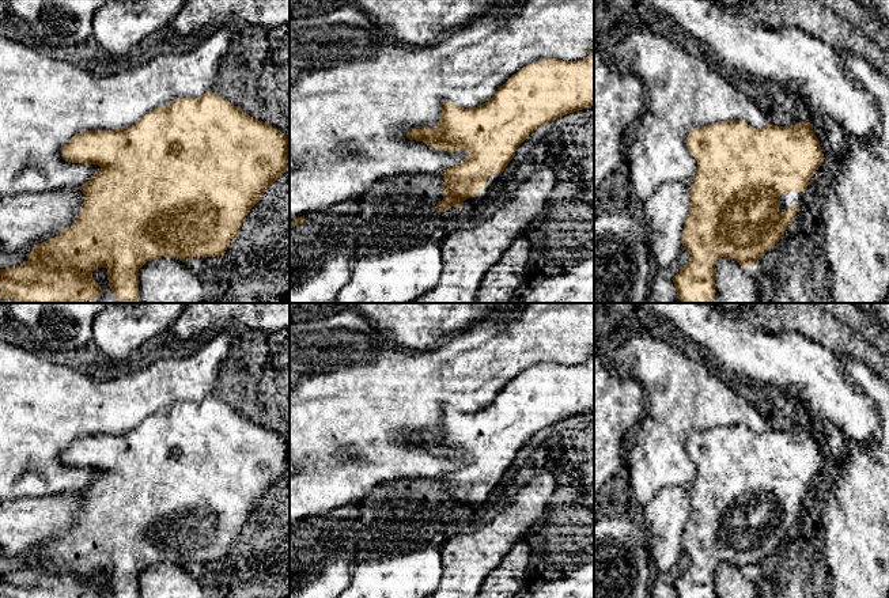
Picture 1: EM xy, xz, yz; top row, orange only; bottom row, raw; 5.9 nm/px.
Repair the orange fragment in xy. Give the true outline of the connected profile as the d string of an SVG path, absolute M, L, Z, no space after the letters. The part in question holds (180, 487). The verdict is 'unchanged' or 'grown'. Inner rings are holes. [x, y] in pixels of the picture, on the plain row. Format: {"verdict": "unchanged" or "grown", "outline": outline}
{"verdict": "unchanged", "outline": "M208 395L200 402L174 404L170 409L147 417L135 429L125 434L80 436L61 453L61 461L72 468L98 469L101 476L92 480L86 489L77 492L84 499L84 511L80 514L72 531L67 531L50 545L34 550L31 557L27 559L26 567L0 574L0 598L102 598L102 593L92 583L92 576L97 572L107 574L109 591L113 598L139 598L139 574L147 565L170 561L185 567L193 561L223 560L228 549L239 538L250 514L260 506L265 495L276 484L281 482L290 470L290 442L269 428L243 417L220 400Z"}

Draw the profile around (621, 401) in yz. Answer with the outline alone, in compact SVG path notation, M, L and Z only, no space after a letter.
M594 347L594 499L624 461L631 431L643 417L644 408L646 400L640 383L609 372Z

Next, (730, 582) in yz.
M722 561L715 569L716 598L759 598L756 583L739 567Z

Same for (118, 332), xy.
M130 303L107 306L92 322L92 342L105 357L126 366L150 338L169 333L186 303Z

